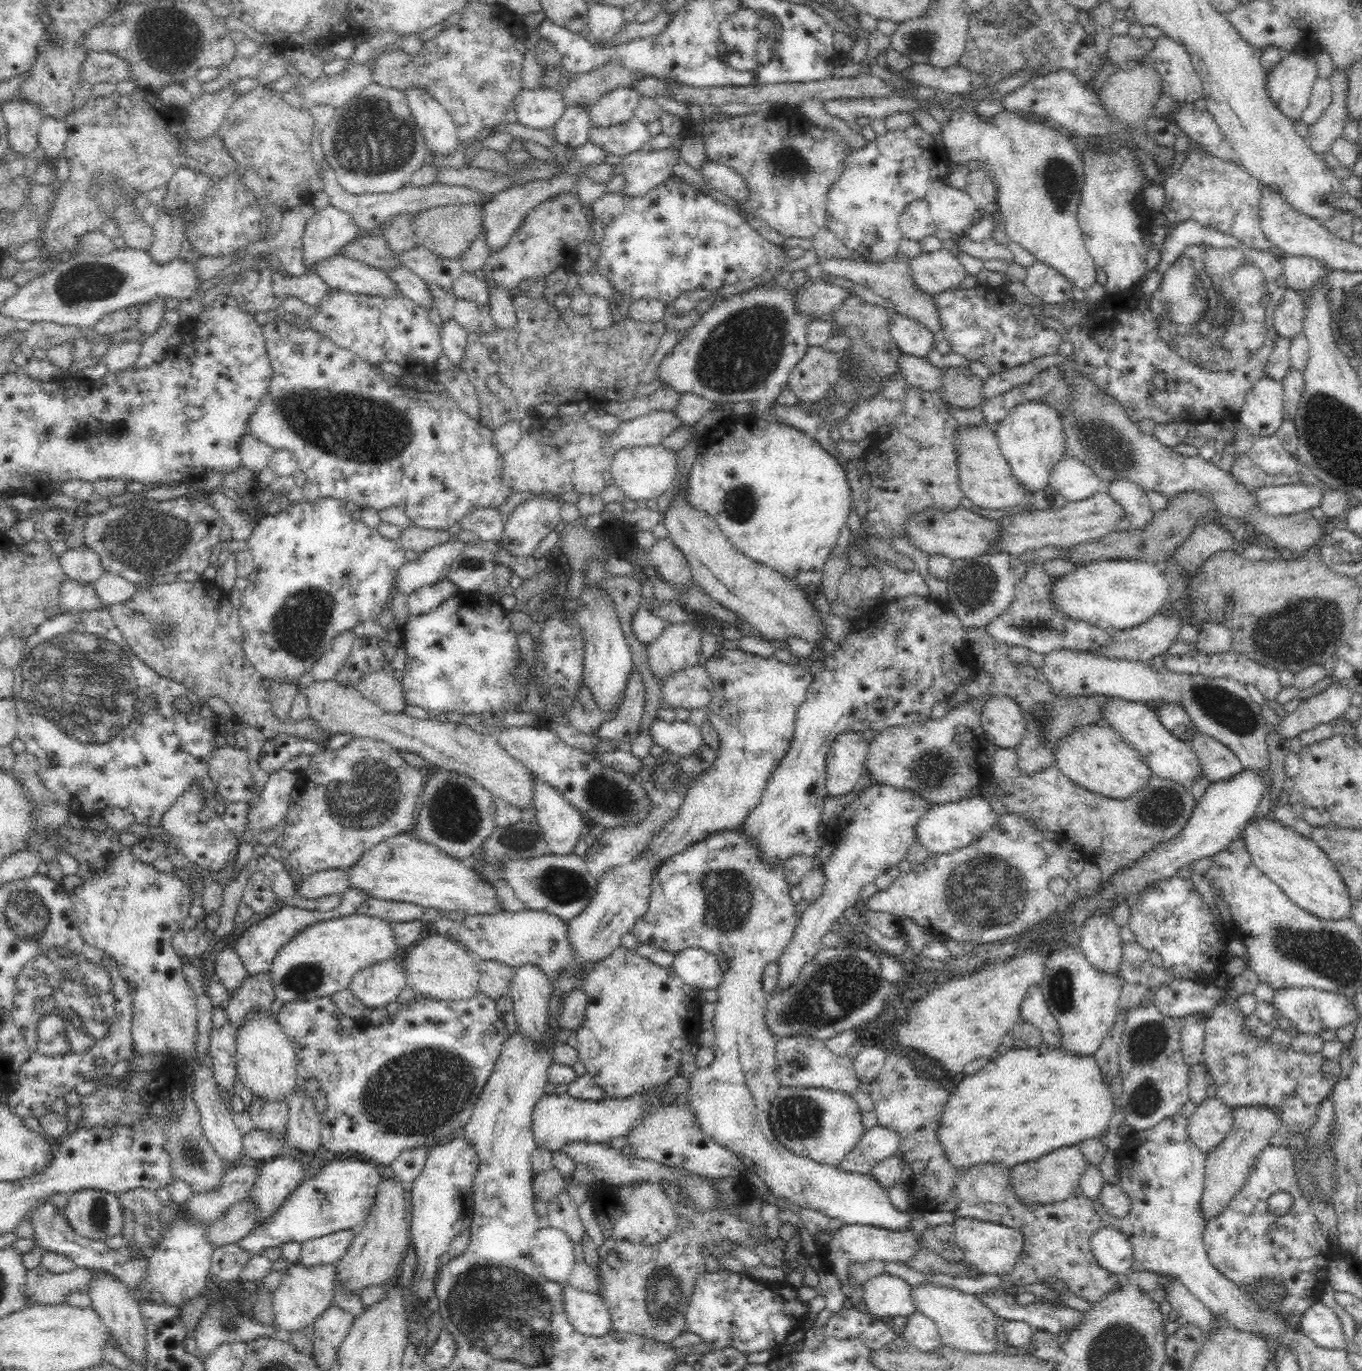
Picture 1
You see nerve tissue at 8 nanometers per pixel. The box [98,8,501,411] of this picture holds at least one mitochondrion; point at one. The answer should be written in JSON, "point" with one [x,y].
{"point":[375,139]}

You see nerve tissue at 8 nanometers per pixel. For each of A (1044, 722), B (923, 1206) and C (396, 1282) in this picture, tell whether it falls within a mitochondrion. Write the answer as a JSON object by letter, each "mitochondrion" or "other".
{"A":"mitochondrion","B":"other","C":"other"}

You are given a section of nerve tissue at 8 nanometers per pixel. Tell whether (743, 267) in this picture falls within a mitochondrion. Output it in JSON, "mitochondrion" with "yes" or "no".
{"mitochondrion":"no"}

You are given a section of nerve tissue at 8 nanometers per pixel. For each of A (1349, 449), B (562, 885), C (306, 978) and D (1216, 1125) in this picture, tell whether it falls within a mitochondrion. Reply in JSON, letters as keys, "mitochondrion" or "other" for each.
{"A":"mitochondrion","B":"mitochondrion","C":"mitochondrion","D":"other"}

